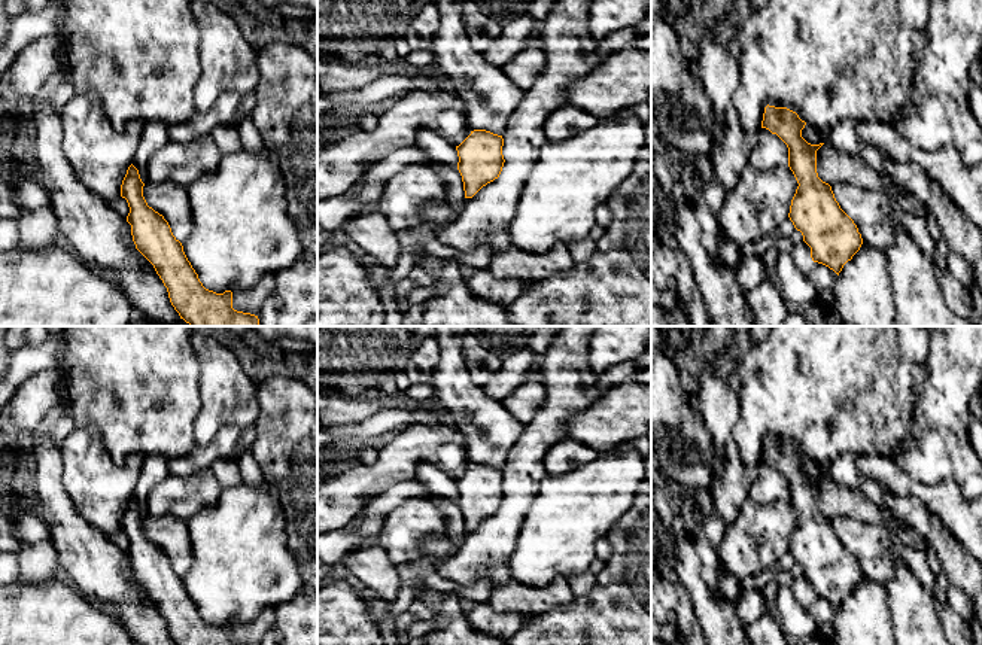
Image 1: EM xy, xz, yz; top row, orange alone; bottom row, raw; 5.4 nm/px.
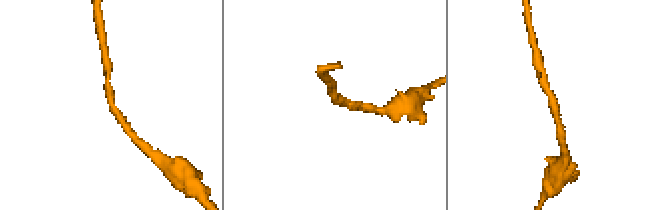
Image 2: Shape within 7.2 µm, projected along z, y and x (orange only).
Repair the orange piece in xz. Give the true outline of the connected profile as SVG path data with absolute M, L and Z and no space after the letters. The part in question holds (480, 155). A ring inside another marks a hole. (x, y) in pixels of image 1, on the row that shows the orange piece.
M474 130L456 146L465 198L472 198L483 186L499 177L504 167L504 139L486 130Z

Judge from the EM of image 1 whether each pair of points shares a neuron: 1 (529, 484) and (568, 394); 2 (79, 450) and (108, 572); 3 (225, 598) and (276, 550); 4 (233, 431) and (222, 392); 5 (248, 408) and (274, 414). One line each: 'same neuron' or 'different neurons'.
1: same neuron
2: different neurons
3: same neuron
4: different neurons
5: different neurons

